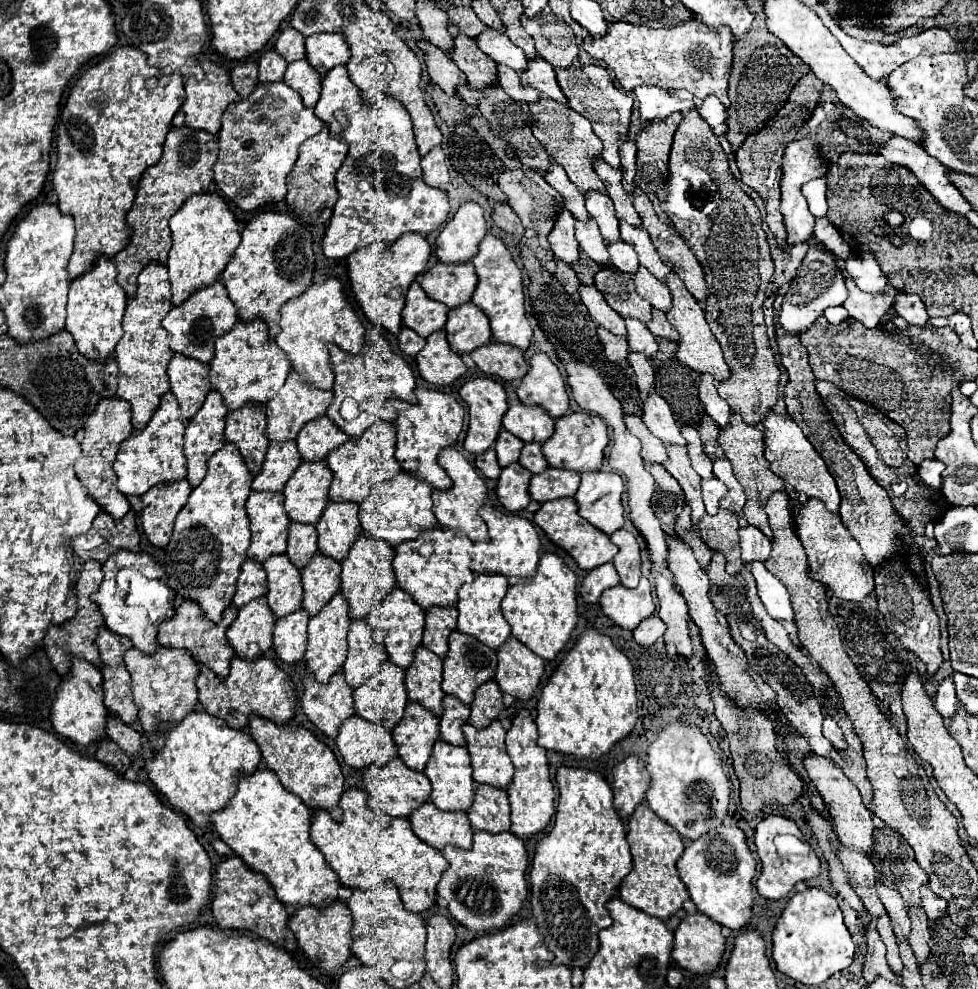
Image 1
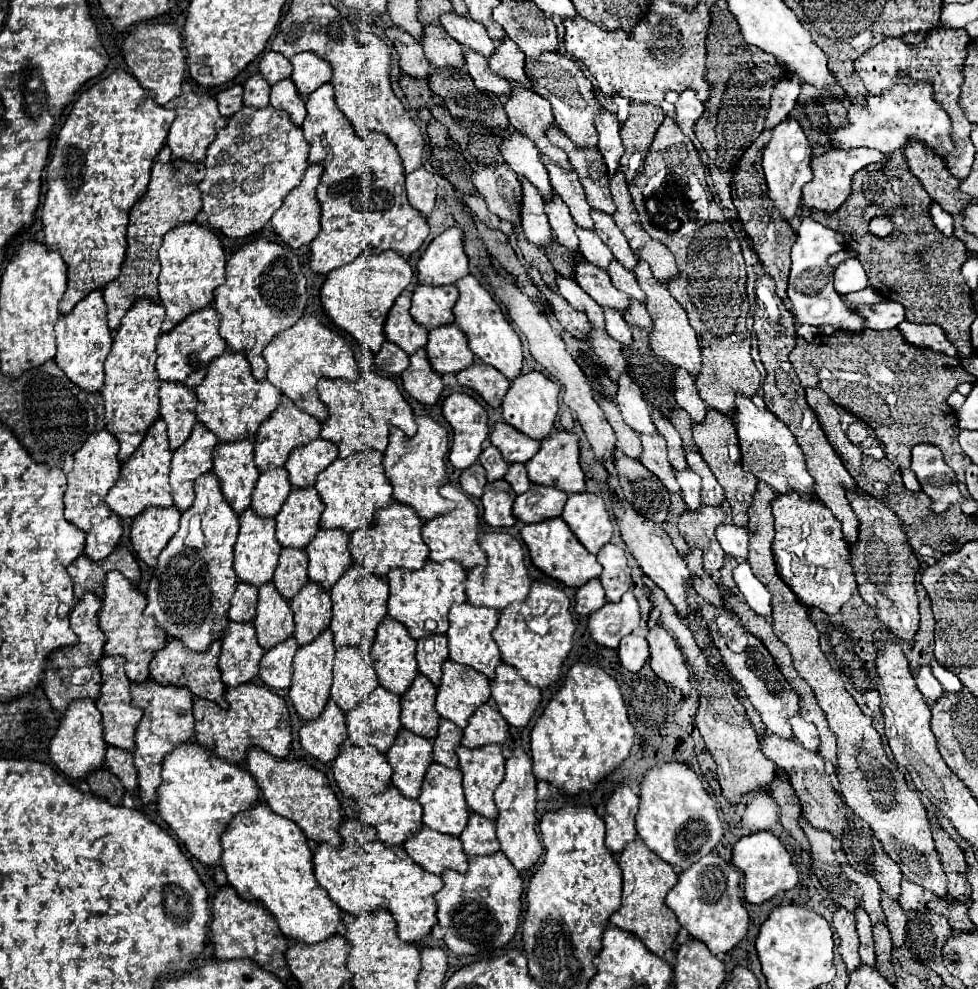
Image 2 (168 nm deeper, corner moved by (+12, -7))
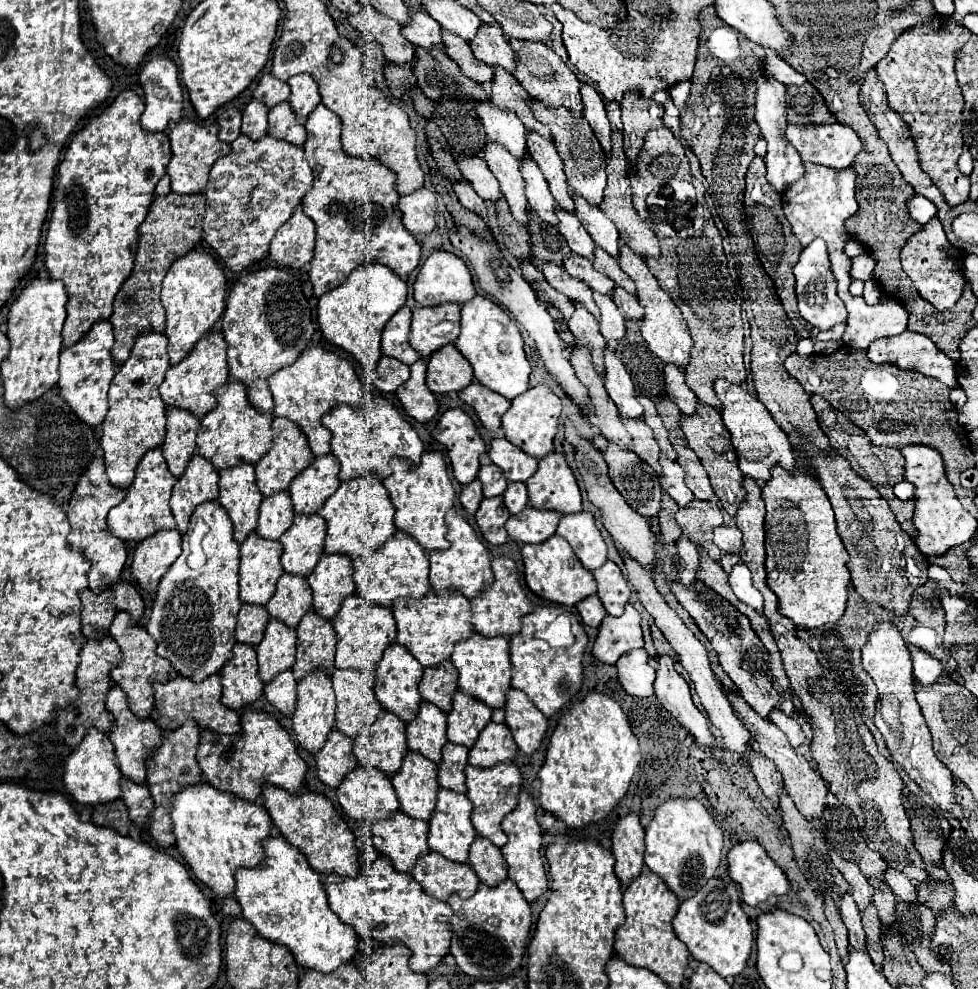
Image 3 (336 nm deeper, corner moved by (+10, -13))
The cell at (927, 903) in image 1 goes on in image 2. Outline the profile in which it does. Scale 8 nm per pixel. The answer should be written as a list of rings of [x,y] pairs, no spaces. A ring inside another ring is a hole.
[[[902,879],[900,887],[902,887],[902,891],[900,891],[898,903],[902,905],[904,911],[924,911],[926,909],[926,895],[924,895],[922,887],[914,885],[908,879]]]

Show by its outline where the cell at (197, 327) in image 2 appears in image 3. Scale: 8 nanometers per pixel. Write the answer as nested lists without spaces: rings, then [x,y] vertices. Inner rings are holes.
[[[208,331],[194,349],[176,365],[170,365],[166,371],[166,379],[160,385],[160,395],[166,405],[176,405],[180,409],[188,409],[202,417],[212,409],[216,397],[212,395],[220,385],[228,381],[228,363],[226,363],[226,343],[220,331]]]

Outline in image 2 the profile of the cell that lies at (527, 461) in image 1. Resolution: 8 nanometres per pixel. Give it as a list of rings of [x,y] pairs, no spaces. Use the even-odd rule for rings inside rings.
[[[514,463],[514,465],[510,465],[510,469],[508,469],[504,481],[510,483],[510,487],[512,487],[512,491],[514,491],[516,495],[526,493],[526,489],[530,489],[530,479],[528,479],[528,475],[526,475],[526,467],[524,467],[522,463]]]

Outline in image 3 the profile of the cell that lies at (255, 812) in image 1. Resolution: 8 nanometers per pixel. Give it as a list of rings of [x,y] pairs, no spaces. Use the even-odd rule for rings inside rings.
[[[282,835],[262,841],[264,859],[256,867],[240,867],[236,871],[234,897],[242,907],[242,915],[250,921],[262,937],[286,945],[296,963],[304,969],[332,973],[338,965],[352,961],[358,953],[358,939],[354,927],[340,923],[338,915],[330,909],[320,881],[304,853],[288,843]]]

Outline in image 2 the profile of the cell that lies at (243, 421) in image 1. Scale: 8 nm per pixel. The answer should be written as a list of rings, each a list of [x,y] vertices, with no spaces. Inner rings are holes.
[[[252,437],[214,447],[214,473],[220,479],[224,499],[238,515],[250,507],[250,497],[260,475],[252,451]]]

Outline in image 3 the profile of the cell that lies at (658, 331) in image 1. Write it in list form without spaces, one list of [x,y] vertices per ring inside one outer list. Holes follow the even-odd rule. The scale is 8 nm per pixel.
[[[616,287],[614,295],[612,295],[616,307],[620,309],[620,313],[626,317],[626,319],[632,319],[632,321],[638,321],[644,317],[644,309],[640,307],[638,299],[630,293],[626,293],[622,287]]]

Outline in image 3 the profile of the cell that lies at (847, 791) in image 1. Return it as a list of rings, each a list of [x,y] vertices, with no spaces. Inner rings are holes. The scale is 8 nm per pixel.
[[[728,693],[728,699],[738,715],[738,719],[744,723],[744,727],[750,731],[752,739],[758,743],[758,749],[762,755],[766,755],[768,759],[774,761],[776,769],[782,773],[784,777],[784,787],[786,787],[786,793],[794,799],[798,811],[808,819],[808,821],[814,821],[814,819],[820,819],[822,813],[824,813],[824,807],[826,807],[826,795],[828,795],[828,783],[820,777],[818,769],[814,769],[802,755],[798,755],[792,745],[788,743],[786,735],[774,725],[770,723],[768,719],[760,719],[760,715],[756,715],[756,711],[752,711],[752,707],[748,707],[748,703],[742,701],[742,697],[738,693]]]

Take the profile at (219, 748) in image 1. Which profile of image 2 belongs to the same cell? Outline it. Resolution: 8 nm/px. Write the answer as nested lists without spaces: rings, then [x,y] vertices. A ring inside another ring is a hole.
[[[184,743],[178,745],[170,755],[164,757],[162,763],[162,785],[158,789],[158,811],[160,817],[168,823],[168,827],[176,833],[176,837],[184,843],[184,847],[204,865],[218,867],[222,845],[220,835],[228,829],[230,821],[236,813],[252,809],[260,801],[260,789],[256,787],[254,777],[242,765],[230,765],[218,759],[214,753],[204,749],[198,743]]]

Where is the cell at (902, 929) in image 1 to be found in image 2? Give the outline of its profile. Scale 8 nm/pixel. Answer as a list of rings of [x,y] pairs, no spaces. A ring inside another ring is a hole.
[[[838,851],[838,861],[844,869],[844,873],[862,889],[862,907],[866,909],[866,913],[870,915],[872,923],[878,923],[878,921],[884,921],[884,913],[882,913],[882,907],[880,907],[880,885],[874,877],[870,875],[864,875],[864,873],[858,873],[844,857],[842,851]]]

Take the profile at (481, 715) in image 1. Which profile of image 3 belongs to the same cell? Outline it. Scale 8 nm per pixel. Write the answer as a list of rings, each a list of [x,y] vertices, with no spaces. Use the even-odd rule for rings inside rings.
[[[490,721],[478,735],[476,743],[470,747],[470,765],[492,767],[496,763],[510,763],[516,753],[516,743],[510,729],[504,723]]]

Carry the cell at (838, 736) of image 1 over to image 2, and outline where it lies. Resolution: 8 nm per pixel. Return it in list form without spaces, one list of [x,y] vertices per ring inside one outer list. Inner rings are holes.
[[[794,715],[794,717],[790,717],[790,727],[794,727],[794,737],[808,751],[818,751],[818,731],[814,725],[804,721],[800,715]]]

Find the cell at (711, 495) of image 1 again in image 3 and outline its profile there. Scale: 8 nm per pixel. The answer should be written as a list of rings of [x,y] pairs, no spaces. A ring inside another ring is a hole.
[[[664,455],[660,457],[660,465],[662,465],[662,481],[660,481],[662,489],[678,503],[678,507],[686,507],[694,499],[694,495],[686,487],[684,469],[676,461],[666,459]]]

